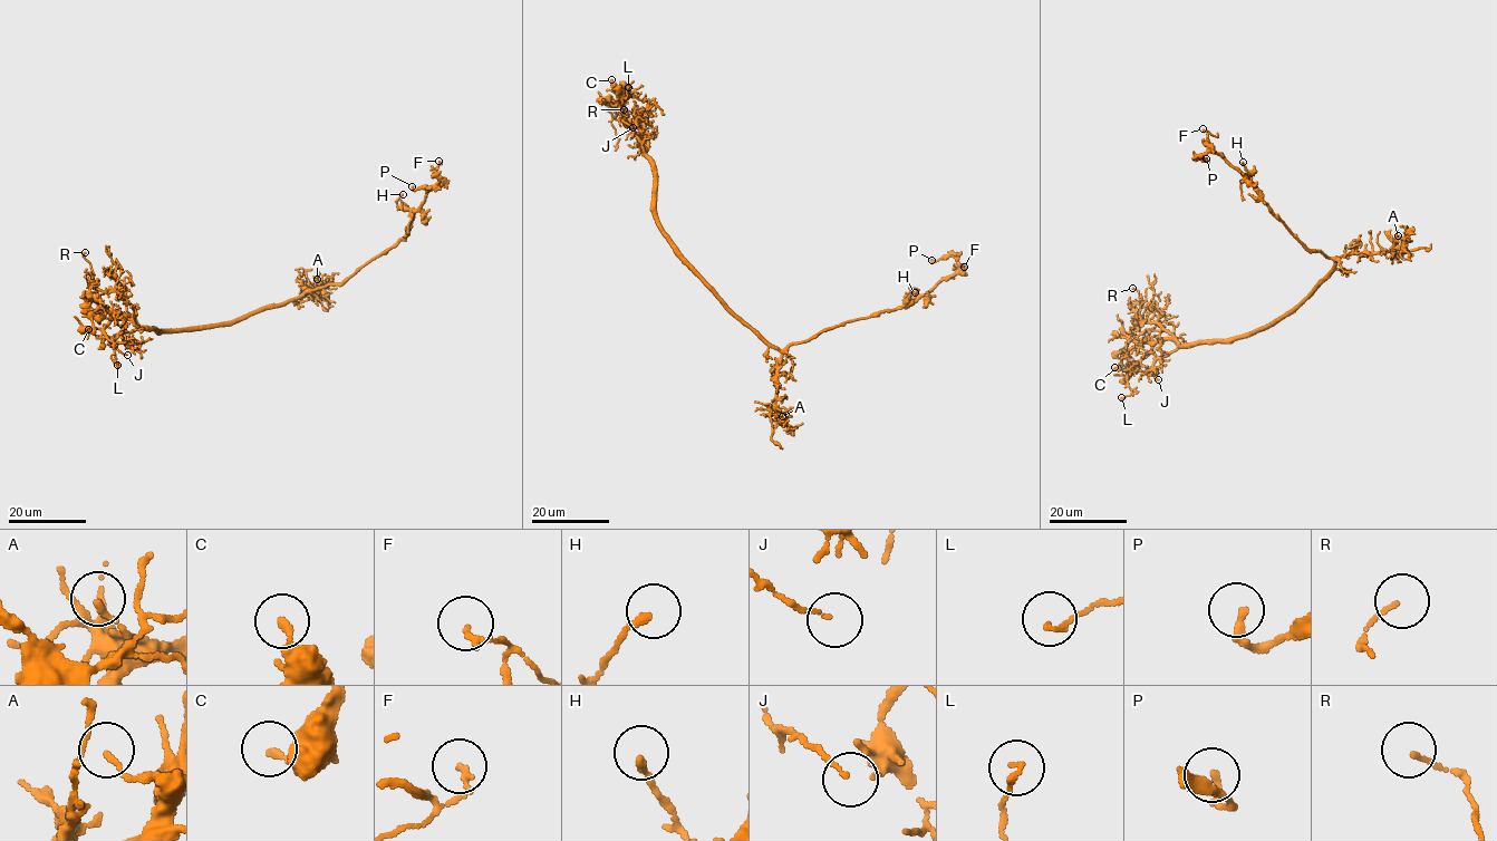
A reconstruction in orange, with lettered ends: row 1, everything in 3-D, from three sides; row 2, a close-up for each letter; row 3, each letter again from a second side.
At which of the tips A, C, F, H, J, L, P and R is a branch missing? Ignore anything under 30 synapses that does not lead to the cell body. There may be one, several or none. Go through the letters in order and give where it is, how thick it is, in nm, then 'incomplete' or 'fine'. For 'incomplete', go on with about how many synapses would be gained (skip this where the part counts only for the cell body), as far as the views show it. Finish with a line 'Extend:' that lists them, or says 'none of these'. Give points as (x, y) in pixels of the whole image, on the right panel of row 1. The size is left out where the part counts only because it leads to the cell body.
A: place (1398, 235); calibre 140 nm; fine
C: place (1114, 367); calibre 190 nm; fine
F: place (1203, 128); calibre 140 nm; fine
H: place (1243, 162); calibre 200 nm; fine
J: place (1158, 379); calibre 100 nm; fine
L: place (1121, 397); calibre 140 nm; fine
P: place (1206, 158); calibre 220 nm; fine
R: place (1132, 288); calibre 110 nm; fine
Extend: none of these

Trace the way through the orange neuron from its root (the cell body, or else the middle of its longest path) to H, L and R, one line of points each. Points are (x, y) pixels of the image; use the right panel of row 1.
H: (1312, 290), (1325, 278), (1334, 259), (1309, 250), (1272, 213), (1243, 162)
L: (1312, 290), (1283, 317), (1234, 339), (1180, 345), (1169, 339), (1157, 340), (1127, 376), (1131, 394), (1121, 397)
R: (1312, 290), (1283, 317), (1247, 335), (1181, 345), (1157, 324), (1137, 321), (1140, 300), (1132, 288)

